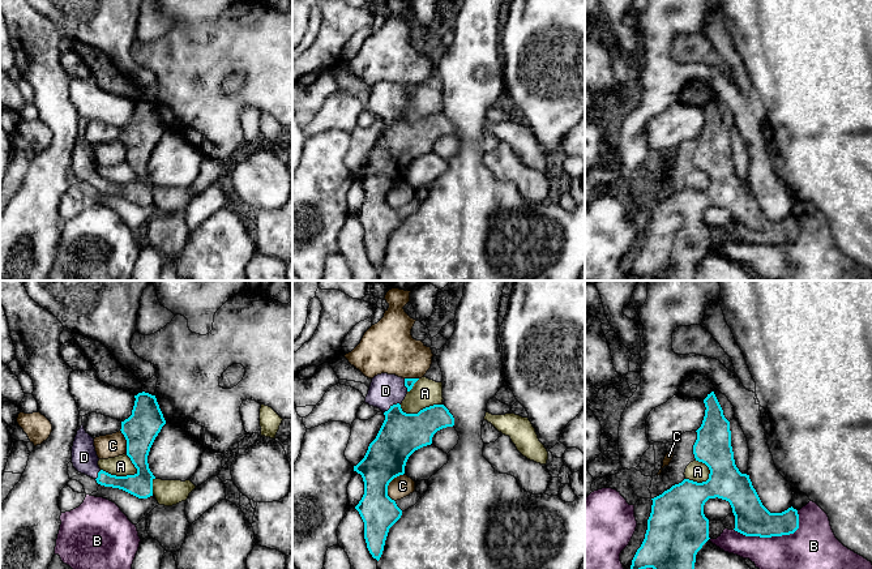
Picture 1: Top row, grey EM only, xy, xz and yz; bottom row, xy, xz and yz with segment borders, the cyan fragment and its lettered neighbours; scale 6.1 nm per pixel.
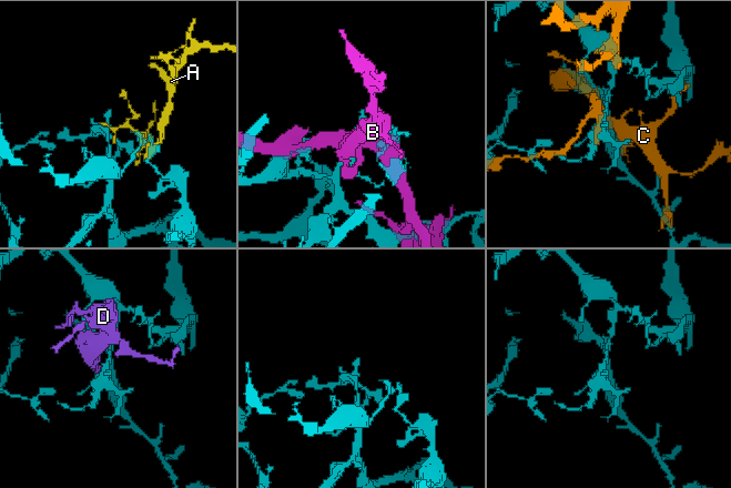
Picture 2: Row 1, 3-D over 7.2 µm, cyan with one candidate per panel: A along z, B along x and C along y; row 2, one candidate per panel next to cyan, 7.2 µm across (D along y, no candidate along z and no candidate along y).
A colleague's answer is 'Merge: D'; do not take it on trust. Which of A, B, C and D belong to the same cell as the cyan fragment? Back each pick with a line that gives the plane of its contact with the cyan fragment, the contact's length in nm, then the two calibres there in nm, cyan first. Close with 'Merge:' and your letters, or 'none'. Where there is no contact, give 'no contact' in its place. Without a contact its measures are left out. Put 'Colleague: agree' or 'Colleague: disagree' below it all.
D: contact in xz; length 120 nm; calibres 260 and 200 nm
Merge: D
Colleague: agree

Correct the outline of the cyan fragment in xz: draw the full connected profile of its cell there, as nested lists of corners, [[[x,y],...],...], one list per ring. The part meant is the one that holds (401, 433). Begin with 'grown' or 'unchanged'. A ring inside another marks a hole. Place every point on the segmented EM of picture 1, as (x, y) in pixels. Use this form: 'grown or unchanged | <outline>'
grown | [[[381,373],[372,378],[366,403],[380,408],[385,420],[369,444],[364,458],[354,466],[362,475],[364,495],[355,509],[364,522],[364,539],[373,559],[380,560],[389,529],[402,510],[388,496],[389,483],[405,474],[409,457],[431,445],[433,435],[454,425],[454,418],[444,405],[433,405],[418,414],[406,414],[401,403],[419,378],[402,378]]]

